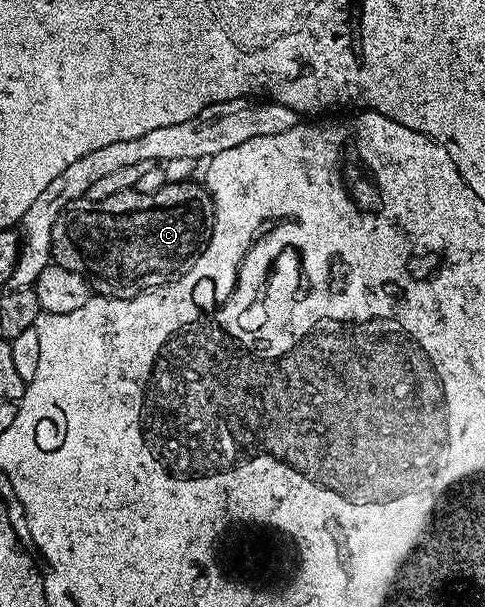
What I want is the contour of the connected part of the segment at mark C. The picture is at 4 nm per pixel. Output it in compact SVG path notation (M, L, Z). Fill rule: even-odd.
M171 180L151 193L131 187L121 189L119 193L109 193L99 201L73 201L52 227L50 255L53 264L87 278L97 296L128 299L147 289L159 289L162 285L179 281L185 275L188 263L193 262L209 241L213 225L214 201L205 184Z

